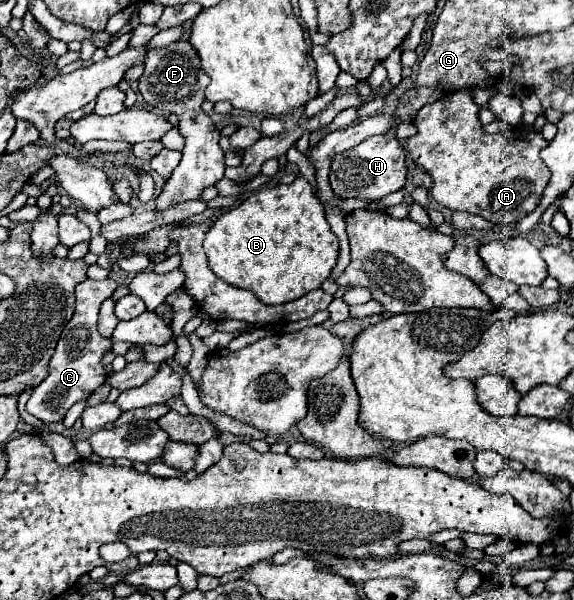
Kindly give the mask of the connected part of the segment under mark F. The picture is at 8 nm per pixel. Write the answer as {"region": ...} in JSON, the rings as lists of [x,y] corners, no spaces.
{"region":[[[177,40],[165,48],[149,50],[145,56],[145,72],[139,78],[139,92],[147,104],[153,107],[161,106],[161,110],[177,114],[179,132],[185,138],[183,158],[173,170],[173,176],[165,182],[163,192],[155,198],[157,212],[163,212],[177,204],[199,200],[203,188],[223,178],[225,152],[219,148],[219,132],[211,118],[201,110],[201,104],[205,102],[203,90],[207,84],[209,76],[201,70],[197,52],[189,46],[187,40]]]}

